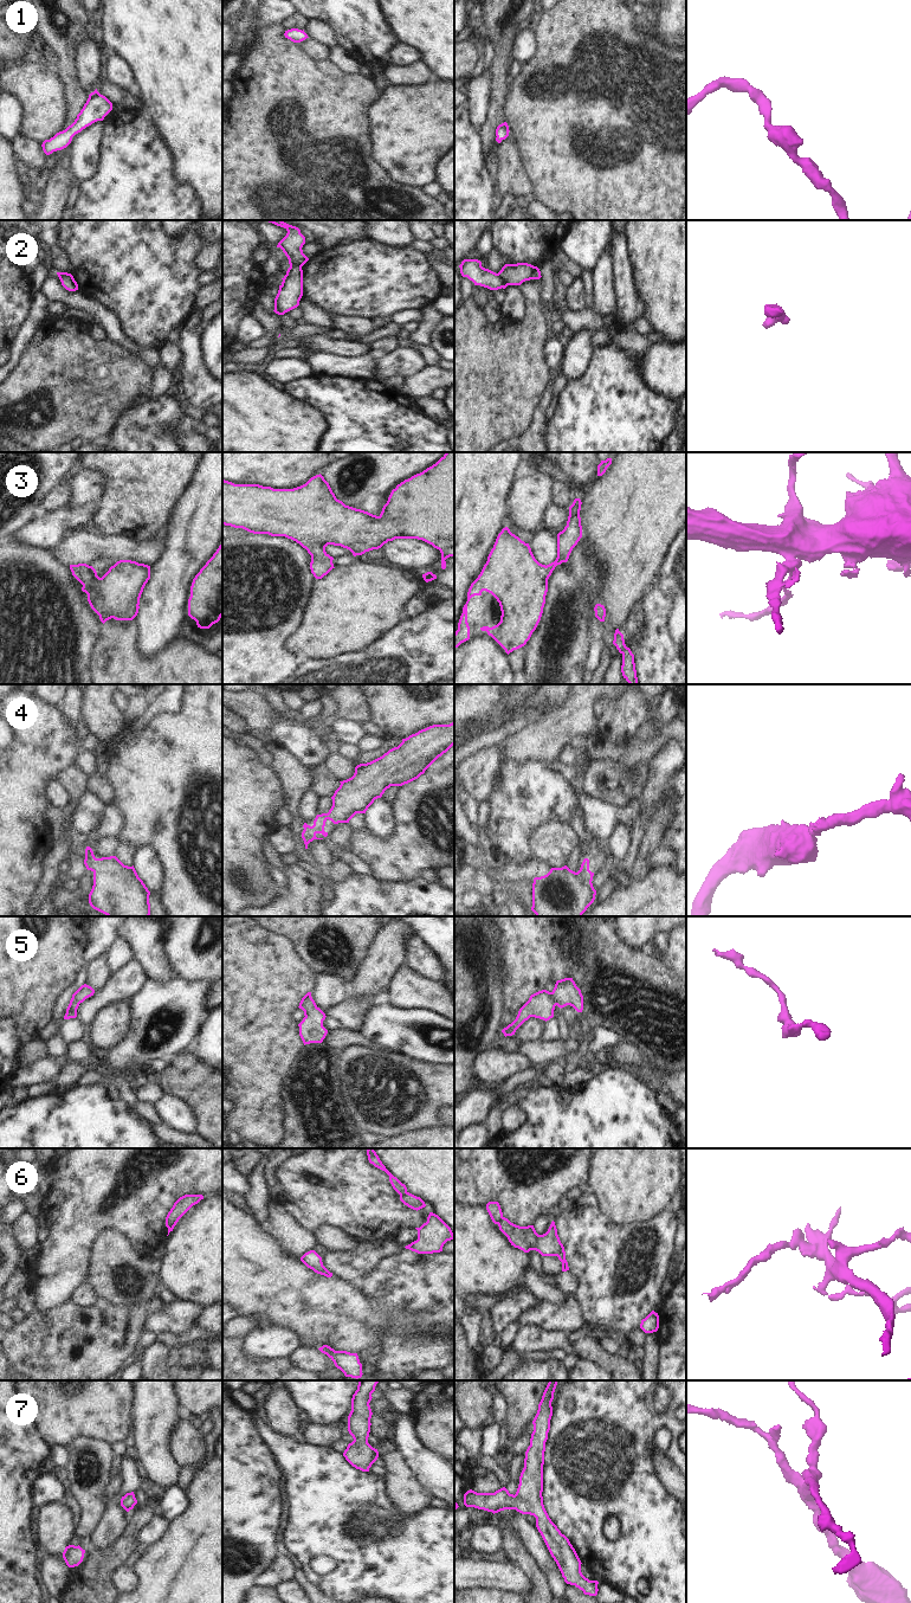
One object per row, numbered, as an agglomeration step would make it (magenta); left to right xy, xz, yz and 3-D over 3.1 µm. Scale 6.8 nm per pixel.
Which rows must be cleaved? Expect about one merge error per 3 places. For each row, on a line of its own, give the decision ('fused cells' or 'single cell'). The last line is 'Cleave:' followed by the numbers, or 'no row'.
1: single cell
2: fused cells
3: single cell
4: single cell
5: single cell
6: fused cells
7: single cell
Cleave: 2, 6

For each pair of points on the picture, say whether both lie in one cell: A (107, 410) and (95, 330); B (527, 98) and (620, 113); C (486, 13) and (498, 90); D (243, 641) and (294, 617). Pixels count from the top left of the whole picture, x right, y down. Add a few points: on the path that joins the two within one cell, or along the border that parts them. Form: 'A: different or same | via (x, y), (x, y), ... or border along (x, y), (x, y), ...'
A: different | border along (86, 328), (94, 338), (105, 338)
B: same | via (550, 107), (596, 110)
C: same | via (499, 32), (501, 71)
D: same | via (256, 632), (267, 631), (280, 624)

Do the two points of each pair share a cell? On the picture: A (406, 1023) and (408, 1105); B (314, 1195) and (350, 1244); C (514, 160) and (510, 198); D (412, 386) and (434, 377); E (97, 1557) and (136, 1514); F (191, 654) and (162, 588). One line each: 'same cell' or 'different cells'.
A: different cells
B: different cells
C: different cells
D: same cell
E: same cell
F: different cells

